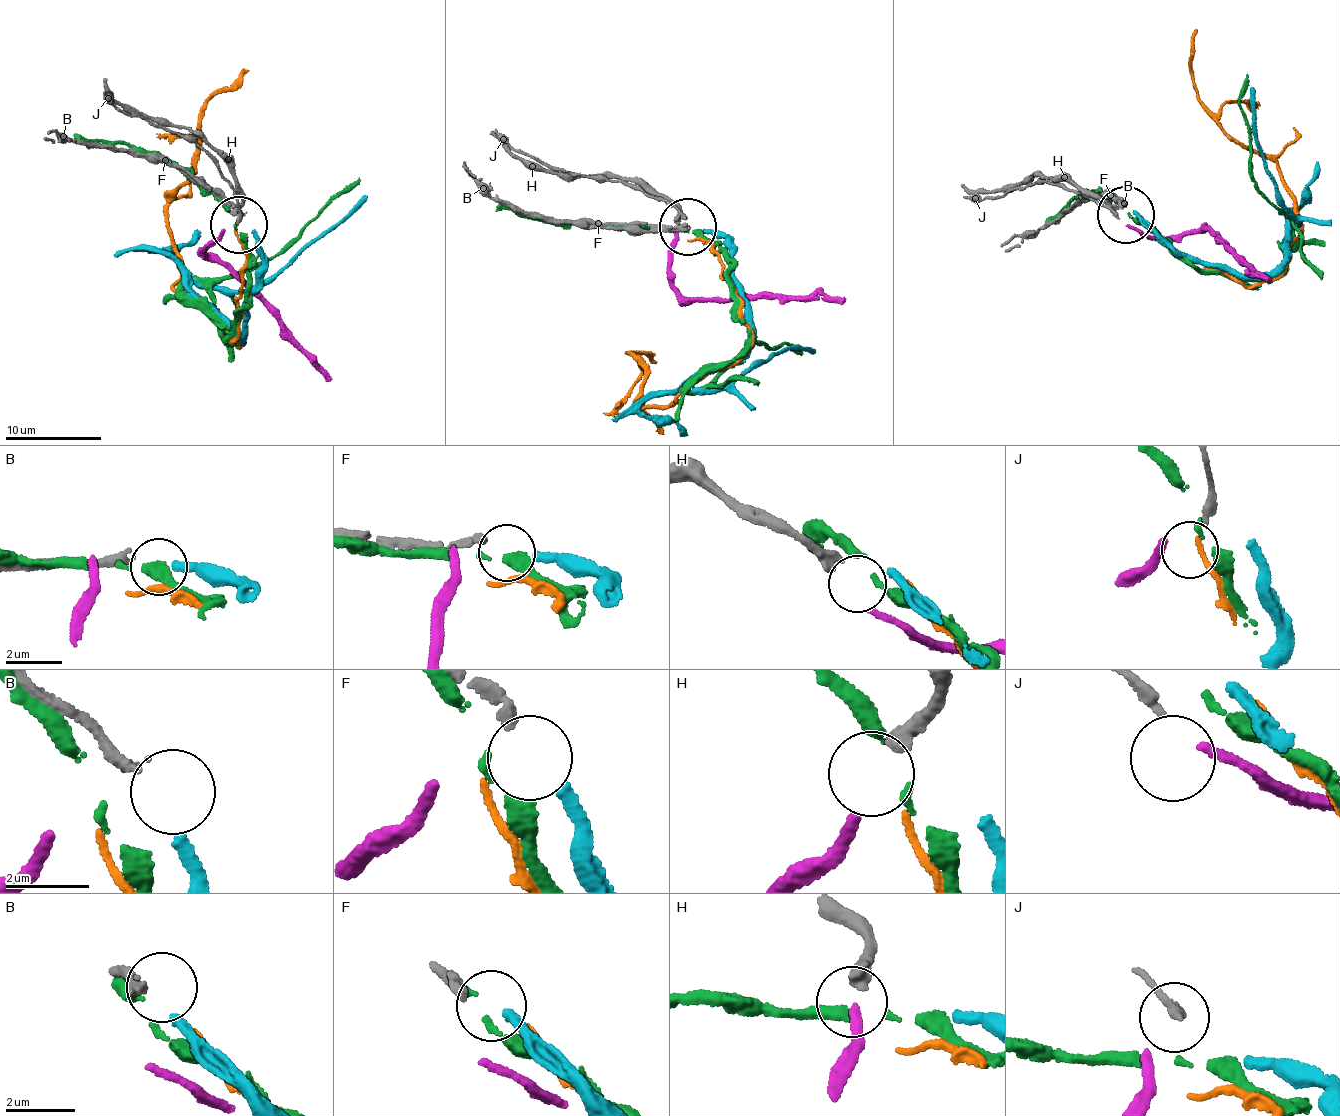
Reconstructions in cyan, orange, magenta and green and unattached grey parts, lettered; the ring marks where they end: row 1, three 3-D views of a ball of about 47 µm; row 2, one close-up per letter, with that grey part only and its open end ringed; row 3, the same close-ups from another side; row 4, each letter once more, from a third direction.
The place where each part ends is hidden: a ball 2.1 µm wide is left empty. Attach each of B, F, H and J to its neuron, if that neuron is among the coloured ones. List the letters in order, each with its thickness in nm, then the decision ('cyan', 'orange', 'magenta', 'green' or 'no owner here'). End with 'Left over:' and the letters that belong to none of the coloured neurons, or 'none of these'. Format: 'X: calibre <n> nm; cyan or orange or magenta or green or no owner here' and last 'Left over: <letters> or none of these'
B: calibre 300 nm; cyan
F: calibre 280 nm; no owner here
H: calibre 440 nm; magenta
J: calibre 280 nm; no owner here
Left over: F, J

